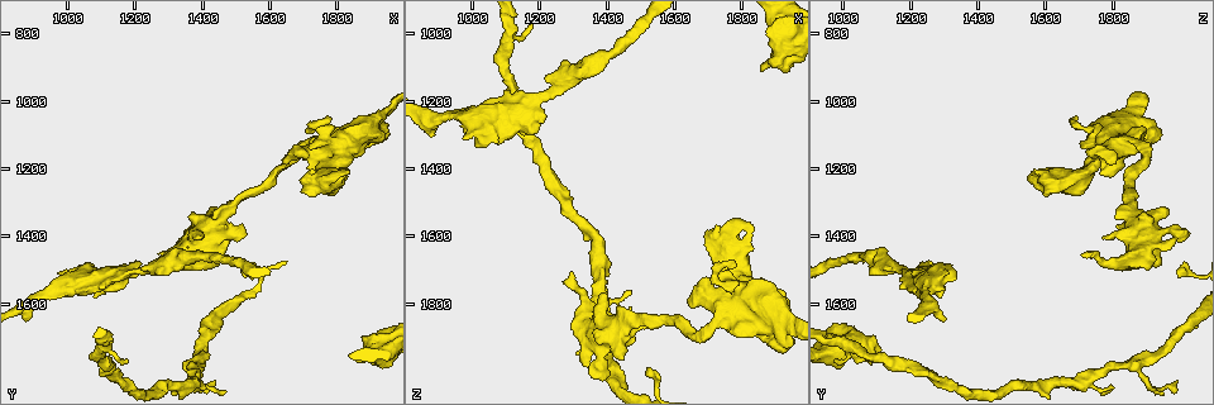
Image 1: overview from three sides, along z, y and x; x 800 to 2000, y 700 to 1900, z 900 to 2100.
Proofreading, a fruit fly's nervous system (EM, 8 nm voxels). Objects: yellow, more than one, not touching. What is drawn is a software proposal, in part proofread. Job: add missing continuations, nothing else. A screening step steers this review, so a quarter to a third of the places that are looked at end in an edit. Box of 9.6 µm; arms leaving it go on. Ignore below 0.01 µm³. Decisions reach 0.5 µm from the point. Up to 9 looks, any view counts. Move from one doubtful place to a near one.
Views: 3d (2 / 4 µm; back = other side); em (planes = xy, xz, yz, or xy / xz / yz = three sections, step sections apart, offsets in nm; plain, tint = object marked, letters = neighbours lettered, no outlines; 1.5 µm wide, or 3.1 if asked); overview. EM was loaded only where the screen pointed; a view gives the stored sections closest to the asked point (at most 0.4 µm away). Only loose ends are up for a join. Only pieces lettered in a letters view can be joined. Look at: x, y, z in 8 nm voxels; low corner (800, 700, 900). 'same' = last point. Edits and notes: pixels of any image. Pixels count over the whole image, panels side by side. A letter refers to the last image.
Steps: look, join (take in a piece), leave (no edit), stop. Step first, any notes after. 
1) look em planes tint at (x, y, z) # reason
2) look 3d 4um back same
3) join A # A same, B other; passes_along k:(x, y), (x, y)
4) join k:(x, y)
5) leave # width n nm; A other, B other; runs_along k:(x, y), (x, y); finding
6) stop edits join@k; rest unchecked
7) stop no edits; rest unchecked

look 3d 2um at (1220, 1470, 1240) # free end

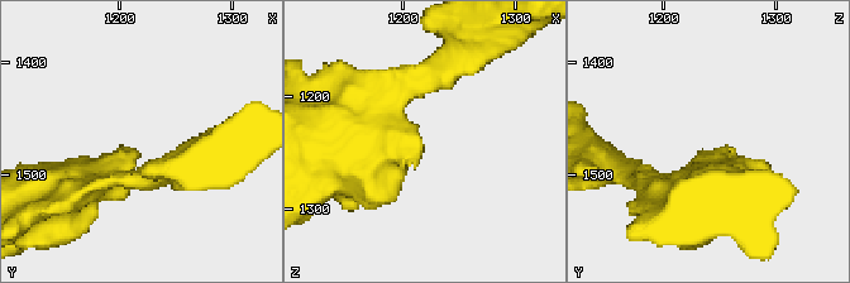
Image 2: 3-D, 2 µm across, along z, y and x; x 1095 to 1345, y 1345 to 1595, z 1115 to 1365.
look em planes letters at (1210, 1476, 1238) # now the EM

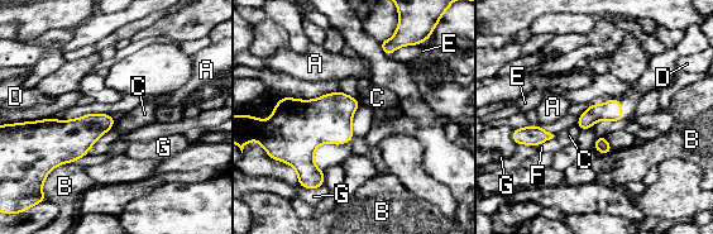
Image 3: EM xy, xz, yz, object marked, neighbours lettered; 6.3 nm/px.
leave # A other, B other, C other, D other, E other, F other, G other; none of them fits

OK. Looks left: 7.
look em yz step 8 tint at (1020, 1540, 1340) # an open end

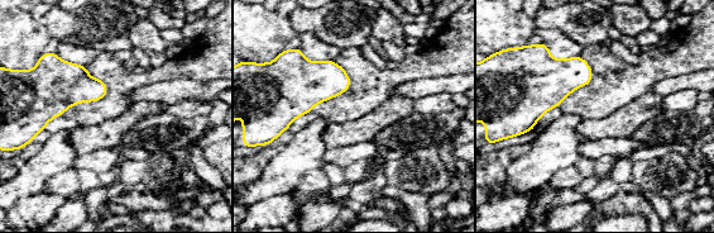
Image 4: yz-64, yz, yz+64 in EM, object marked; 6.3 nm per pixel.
look em planes letters same # another direction

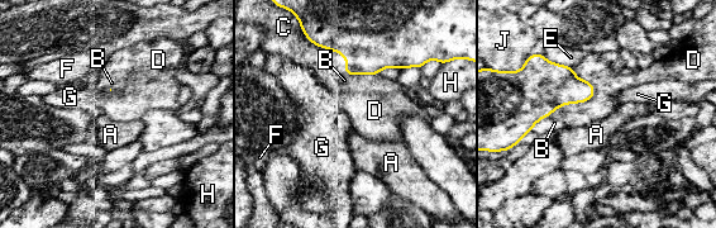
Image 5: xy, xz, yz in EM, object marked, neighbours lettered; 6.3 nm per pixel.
leave # longest_contact E 220 nm; A other, B other, C other, D other, E other, F other, G other, H other, J other; no lettered piece goes on from it

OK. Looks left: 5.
look em 3.1um yz step 16 letters at (1170, 1780, 980) # free end

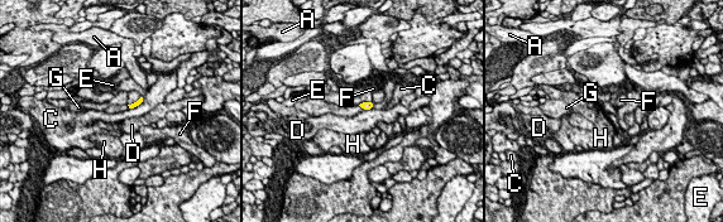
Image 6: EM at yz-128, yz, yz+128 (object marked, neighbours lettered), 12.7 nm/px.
leave # A other, C other, D other, E other, F other, G other, H other; none of them fits

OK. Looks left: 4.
look em planes tint at (1390, 1390, 2030) # free end

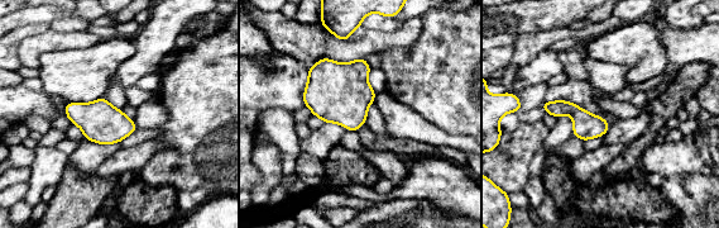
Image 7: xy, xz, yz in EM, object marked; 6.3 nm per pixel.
look em planes letters same

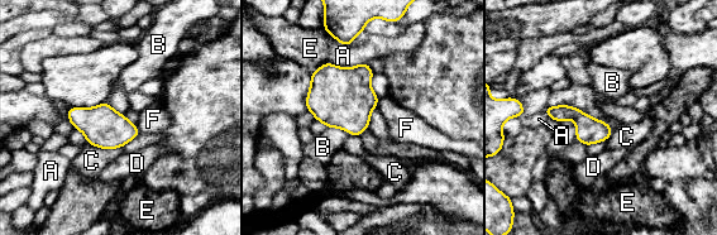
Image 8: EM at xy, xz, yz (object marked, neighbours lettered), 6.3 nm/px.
leave # longest_contact A 260 nm; A other, B other, C other, D other, E other, F other; border 8:(326, 126), (339, 126), (348, 133); none of them fits

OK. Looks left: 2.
stop no edits; rest unchecked

